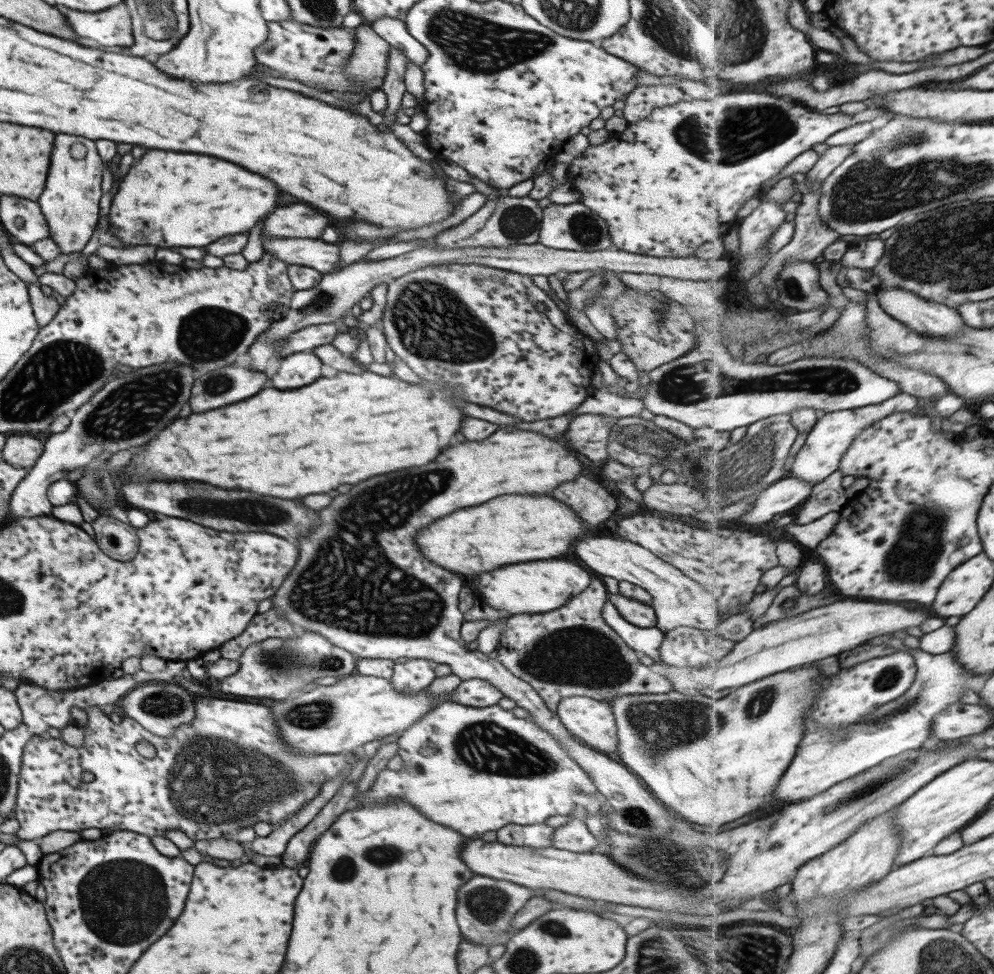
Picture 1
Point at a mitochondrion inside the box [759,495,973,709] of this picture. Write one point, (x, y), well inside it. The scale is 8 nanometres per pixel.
(910, 559)

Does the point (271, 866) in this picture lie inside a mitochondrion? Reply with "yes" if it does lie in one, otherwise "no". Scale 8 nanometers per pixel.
no

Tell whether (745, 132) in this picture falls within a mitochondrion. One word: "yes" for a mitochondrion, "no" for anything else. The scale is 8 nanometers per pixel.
yes

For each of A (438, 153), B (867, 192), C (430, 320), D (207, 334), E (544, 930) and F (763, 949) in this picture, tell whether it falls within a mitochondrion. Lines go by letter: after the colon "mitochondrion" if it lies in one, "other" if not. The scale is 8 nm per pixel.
A: other
B: mitochondrion
C: mitochondrion
D: mitochondrion
E: mitochondrion
F: mitochondrion

